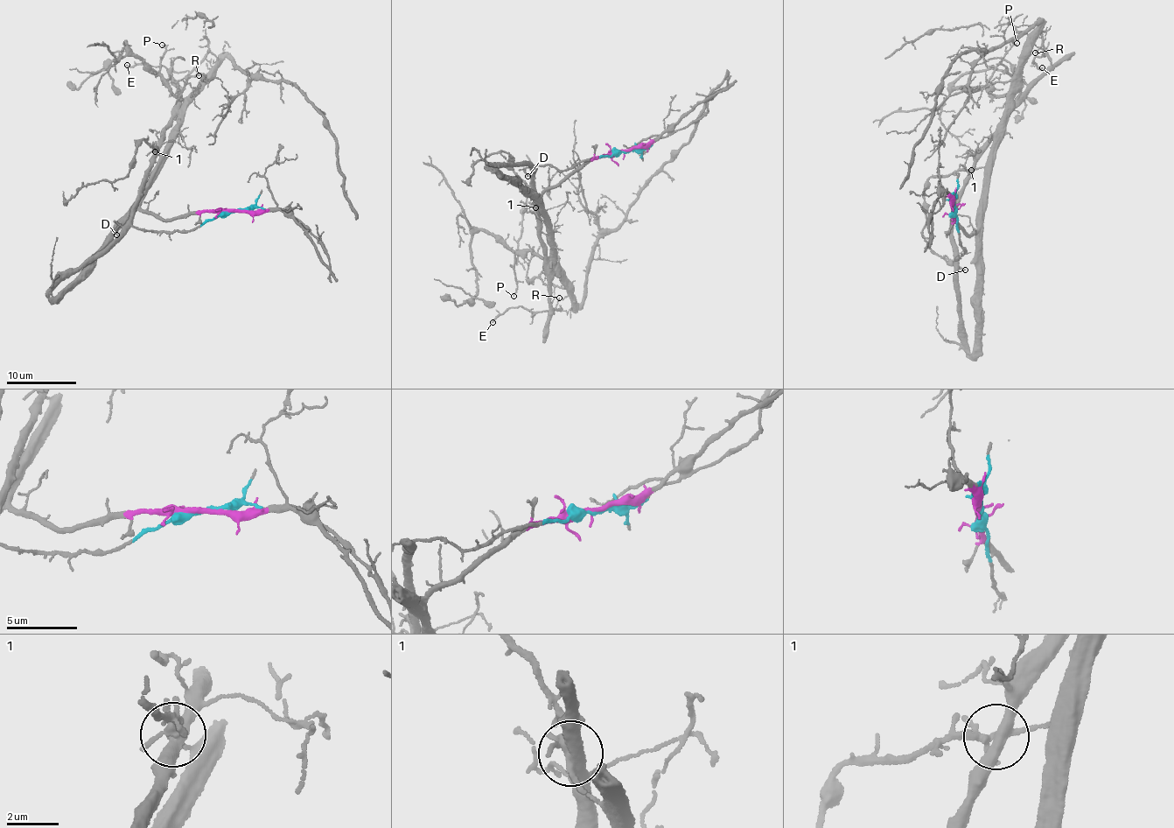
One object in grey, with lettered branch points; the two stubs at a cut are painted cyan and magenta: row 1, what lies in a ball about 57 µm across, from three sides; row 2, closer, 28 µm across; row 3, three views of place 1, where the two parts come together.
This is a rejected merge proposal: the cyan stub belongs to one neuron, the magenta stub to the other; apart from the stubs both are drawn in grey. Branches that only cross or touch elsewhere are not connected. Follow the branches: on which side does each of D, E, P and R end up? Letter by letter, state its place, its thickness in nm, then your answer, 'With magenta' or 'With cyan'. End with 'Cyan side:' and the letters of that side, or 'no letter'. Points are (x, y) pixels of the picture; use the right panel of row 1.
D: Place: (965, 270). Thickness 130 nm. With cyan
E: Place: (1042, 67). Thickness 170 nm. With cyan
P: Place: (1016, 43). Thickness 140 nm. With magenta
R: Place: (1035, 52). Thickness 120 nm. With cyan
Cyan side: D, E, R

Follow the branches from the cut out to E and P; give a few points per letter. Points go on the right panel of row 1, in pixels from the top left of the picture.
E: (953, 207), (966, 253), (956, 260), (955, 199), (1010, 103), (1051, 64), (1044, 51), (1031, 64), (1043, 66)
P: (953, 207), (953, 220), (968, 235), (977, 230), (983, 172), (1009, 99), (991, 92), (988, 83), (1016, 44)

